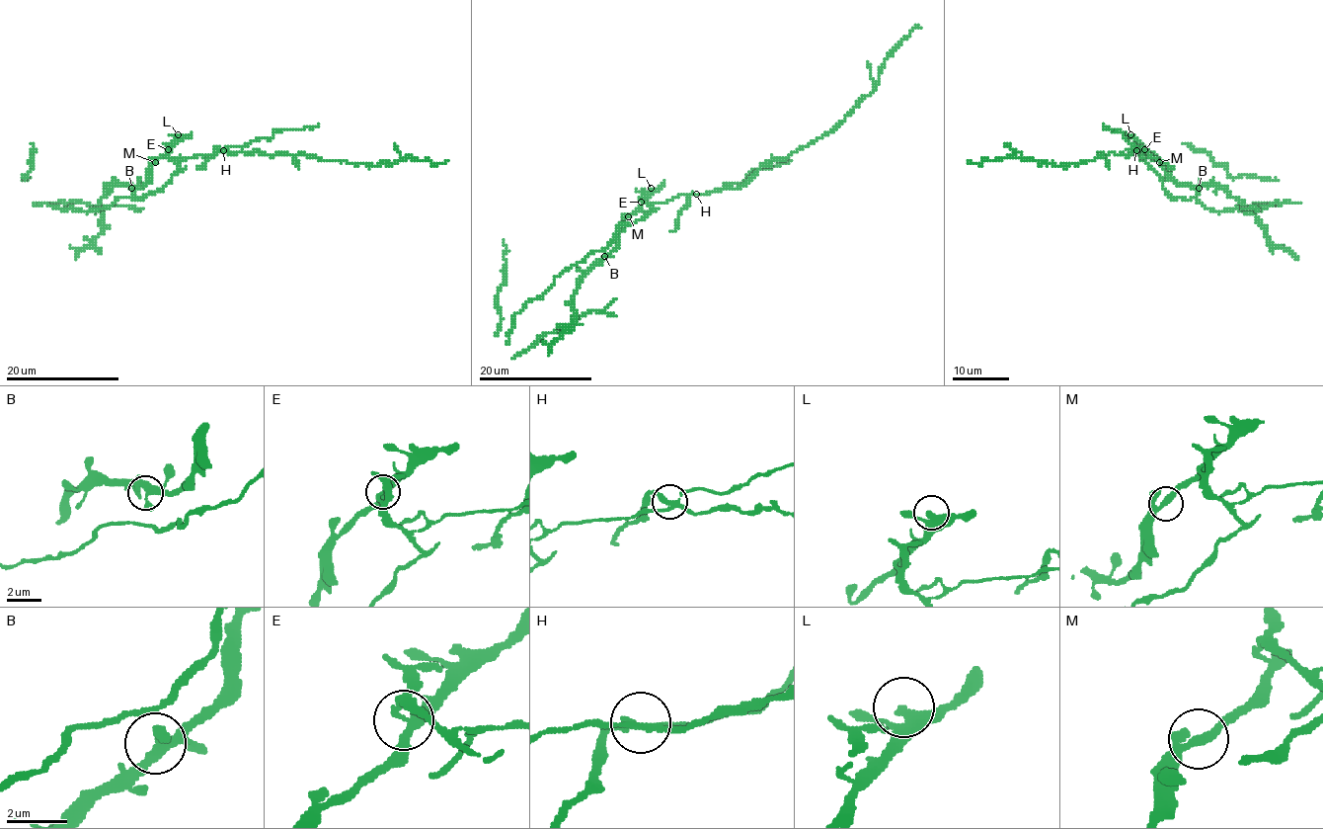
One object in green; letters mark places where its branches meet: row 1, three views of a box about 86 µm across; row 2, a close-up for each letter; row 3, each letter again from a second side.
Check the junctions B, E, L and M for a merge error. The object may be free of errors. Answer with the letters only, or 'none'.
E

